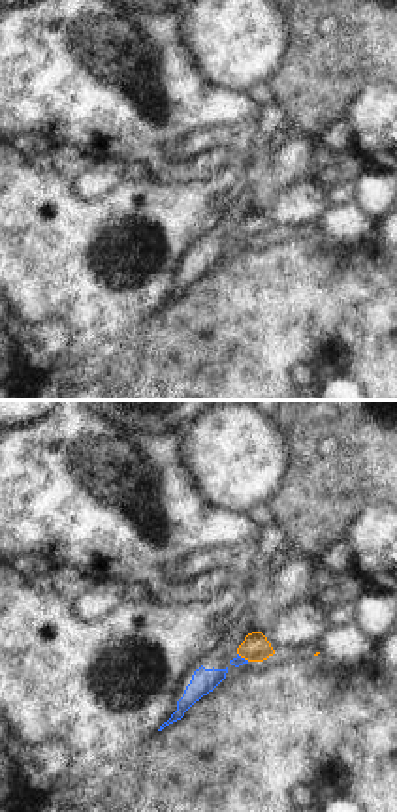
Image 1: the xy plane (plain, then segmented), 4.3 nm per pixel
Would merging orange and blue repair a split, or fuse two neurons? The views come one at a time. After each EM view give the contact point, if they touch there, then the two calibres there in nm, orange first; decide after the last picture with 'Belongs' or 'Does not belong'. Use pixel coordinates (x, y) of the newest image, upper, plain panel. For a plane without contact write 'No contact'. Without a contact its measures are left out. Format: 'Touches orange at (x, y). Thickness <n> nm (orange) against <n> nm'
Touches orange at (243, 235). Thickness 120 nm (orange) against 40 nm

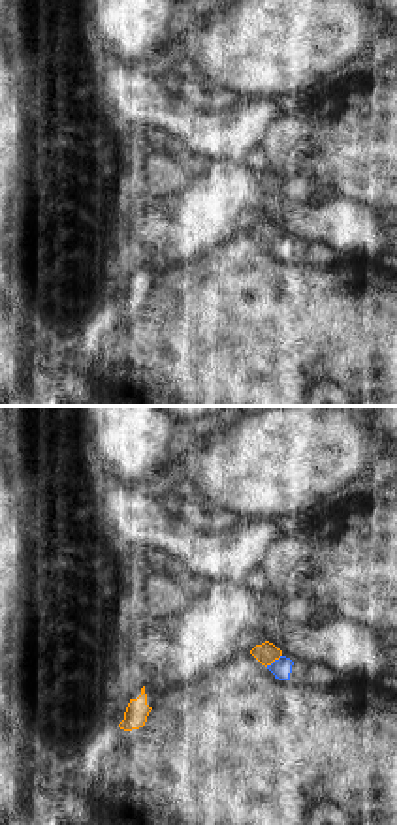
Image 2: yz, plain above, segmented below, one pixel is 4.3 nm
Touches orange at (273, 239). Thickness 90 nm (orange) against 90 nm

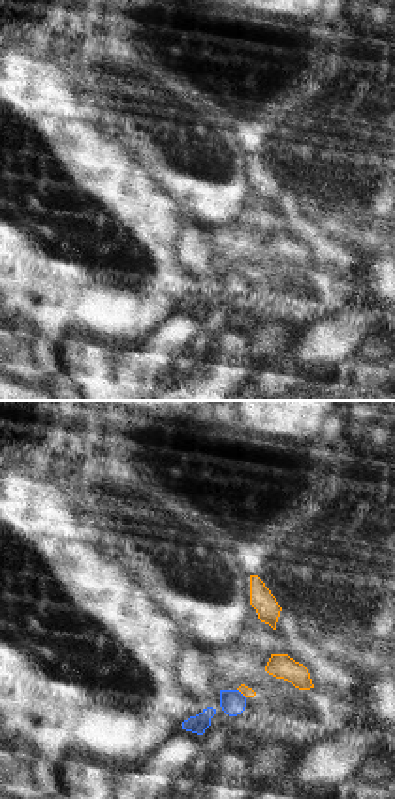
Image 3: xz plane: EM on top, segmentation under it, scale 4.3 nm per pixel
Touches orange at (241, 271). Thickness 50 nm (orange) against 110 nm

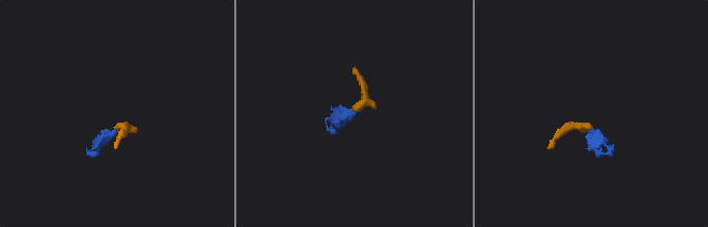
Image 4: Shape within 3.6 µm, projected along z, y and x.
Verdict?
Belongs

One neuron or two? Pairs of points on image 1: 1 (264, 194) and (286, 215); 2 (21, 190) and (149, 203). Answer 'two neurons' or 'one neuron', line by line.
1: two neurons
2: one neuron

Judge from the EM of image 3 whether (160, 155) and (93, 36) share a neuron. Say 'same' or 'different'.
same

